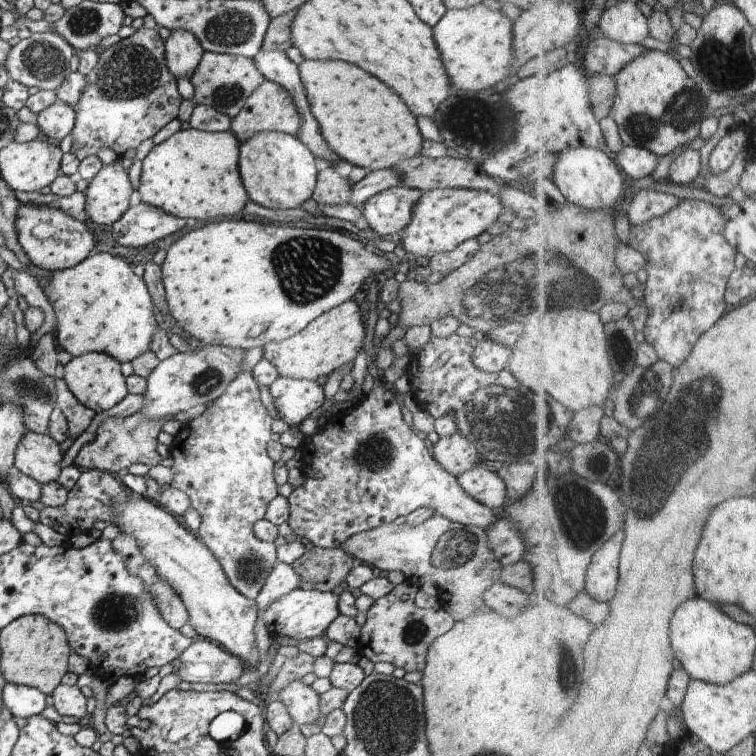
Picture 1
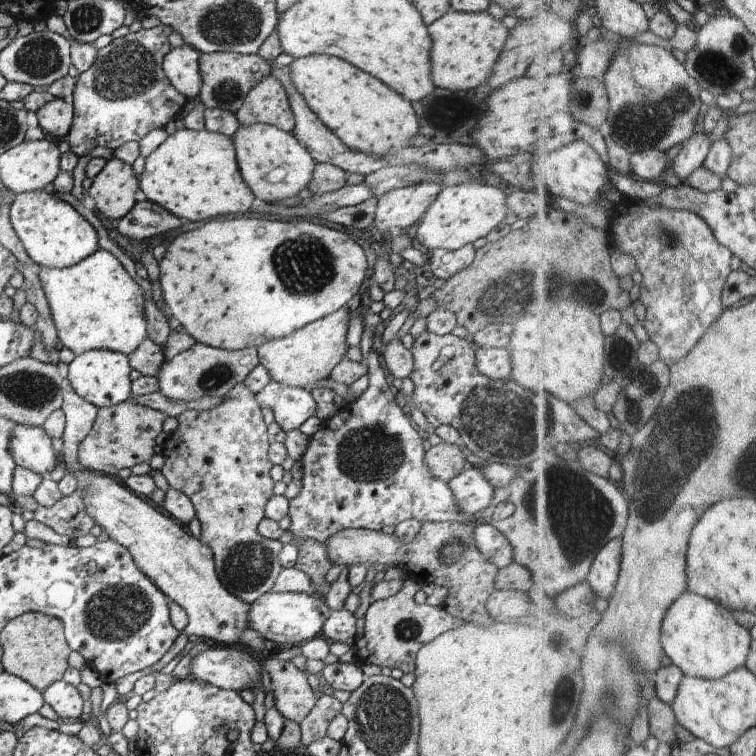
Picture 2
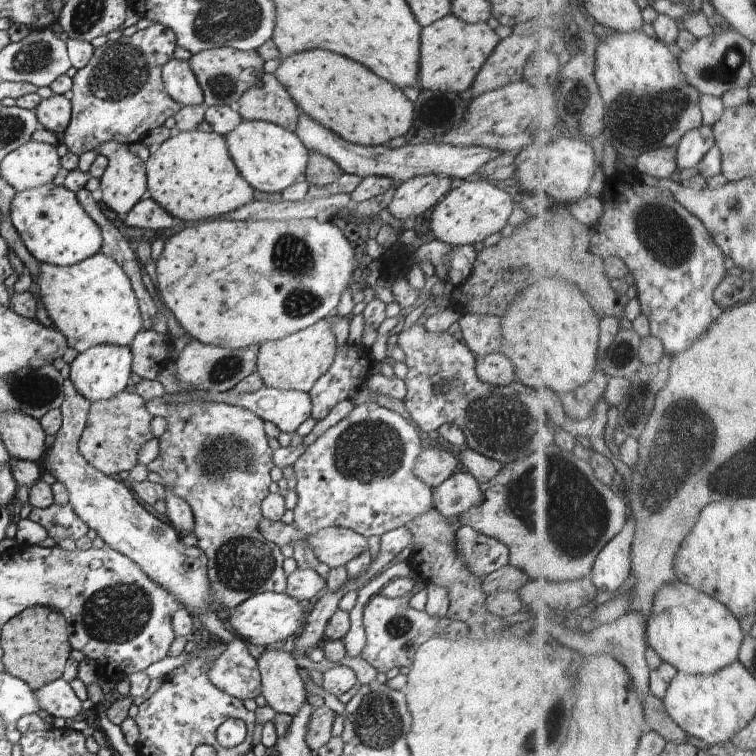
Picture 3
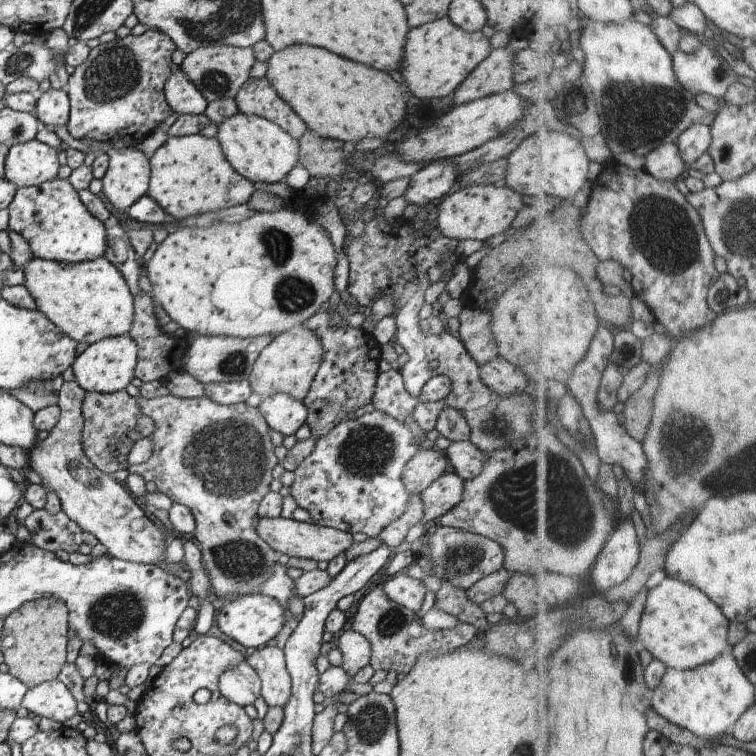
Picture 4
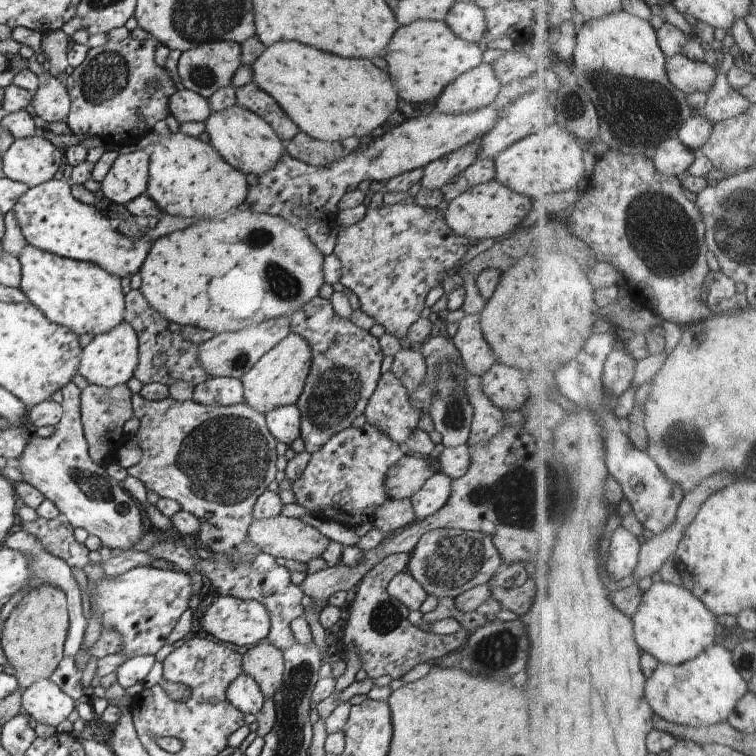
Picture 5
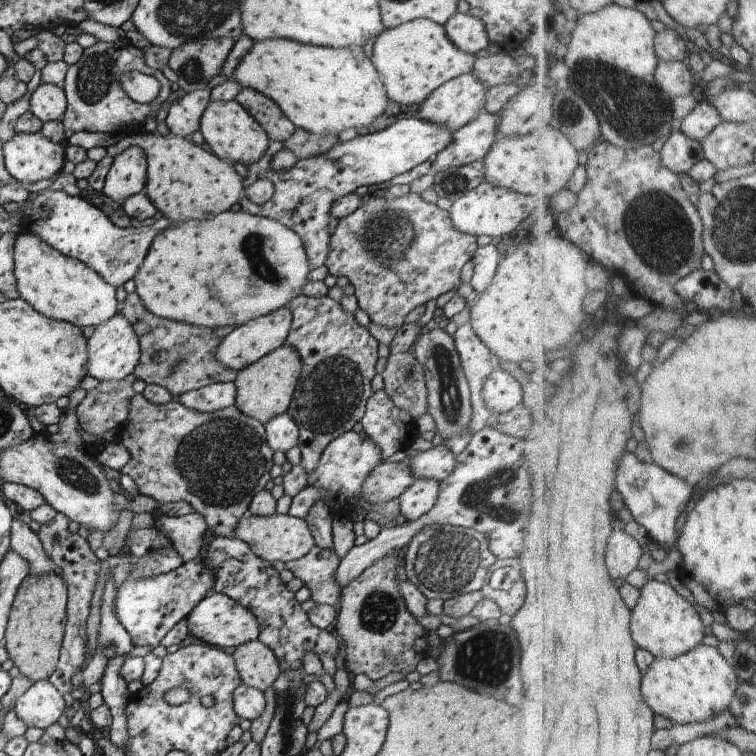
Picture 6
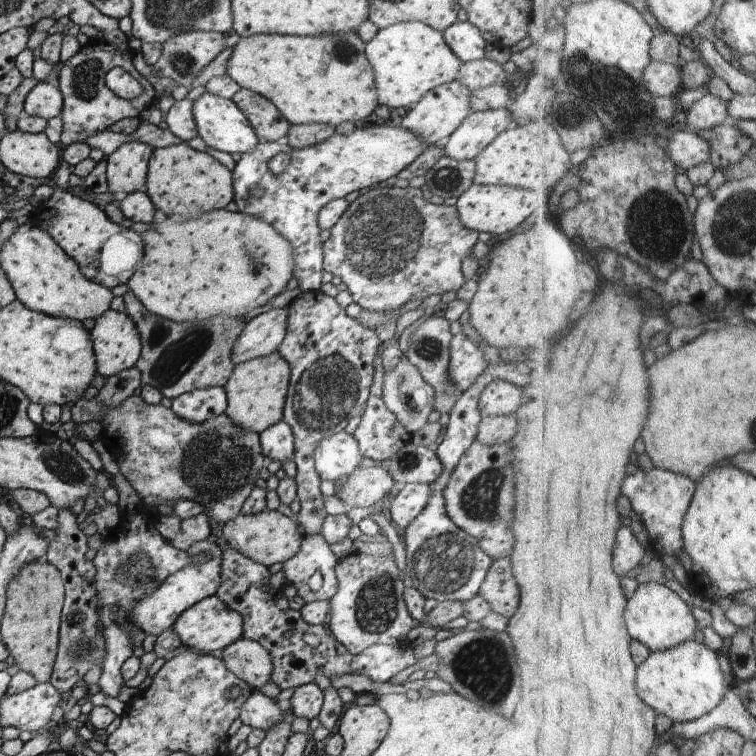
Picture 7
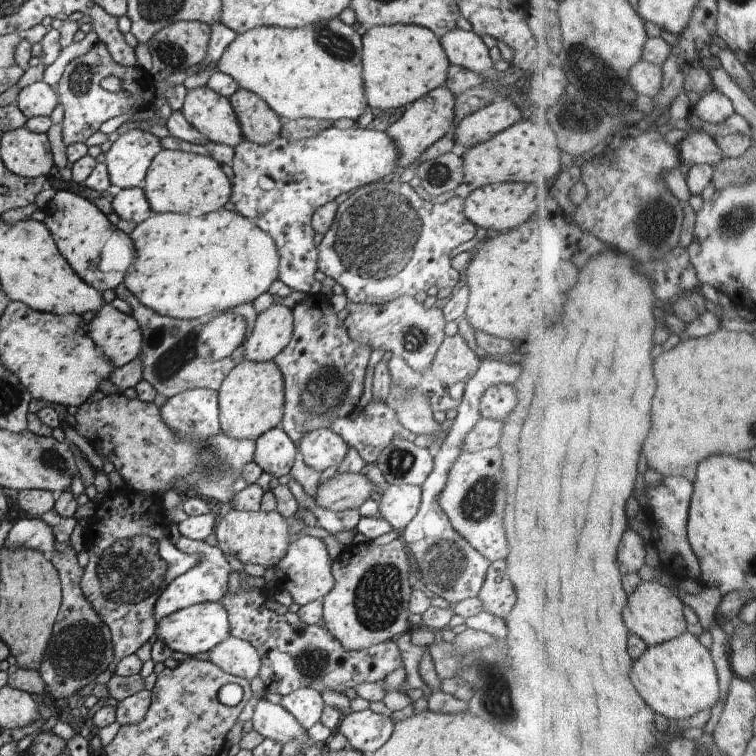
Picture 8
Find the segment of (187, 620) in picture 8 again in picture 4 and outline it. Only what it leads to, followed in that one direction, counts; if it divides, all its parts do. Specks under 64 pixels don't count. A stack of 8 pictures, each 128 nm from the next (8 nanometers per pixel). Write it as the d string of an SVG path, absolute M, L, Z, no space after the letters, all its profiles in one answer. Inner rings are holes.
M252 594L217 603L214 623L218 626L219 632L226 634L237 647L258 648L268 644L280 632L283 620L286 622L283 614L283 606L275 598Z

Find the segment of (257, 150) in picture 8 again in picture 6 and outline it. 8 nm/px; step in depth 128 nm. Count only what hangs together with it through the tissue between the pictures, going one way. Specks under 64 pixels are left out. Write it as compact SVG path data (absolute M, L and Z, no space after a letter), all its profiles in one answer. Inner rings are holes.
M408 118L394 122L382 132L372 132L370 136L357 135L351 141L338 142L327 153L298 159L290 170L284 172L275 171L270 166L281 147L281 142L271 141L262 158L247 166L247 178L243 178L243 185L247 188L259 178L267 178L274 184L272 198L257 205L247 200L246 194L243 194L239 204L243 211L274 219L296 232L302 239L309 267L313 270L325 264L328 256L332 234L328 230L332 219L328 212L334 201L354 193L358 186L374 189L376 185L391 181L396 175L408 172L428 159L433 160L452 138L453 132L442 125L422 118Z

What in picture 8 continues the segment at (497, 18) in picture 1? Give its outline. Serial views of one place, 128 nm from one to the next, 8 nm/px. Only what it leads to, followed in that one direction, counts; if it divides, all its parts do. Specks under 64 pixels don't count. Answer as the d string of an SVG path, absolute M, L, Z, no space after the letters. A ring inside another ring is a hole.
M382 25L362 35L361 65L368 106L390 110L412 104L445 83L450 61L443 46L429 28L418 25Z

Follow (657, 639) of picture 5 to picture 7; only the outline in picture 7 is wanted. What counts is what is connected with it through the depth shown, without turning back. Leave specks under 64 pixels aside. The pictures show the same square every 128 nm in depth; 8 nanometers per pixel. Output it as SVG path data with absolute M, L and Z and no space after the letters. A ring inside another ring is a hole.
M658 582L642 583L636 596L630 599L628 624L634 638L647 644L653 651L673 649L696 639L700 628L694 608L678 592Z

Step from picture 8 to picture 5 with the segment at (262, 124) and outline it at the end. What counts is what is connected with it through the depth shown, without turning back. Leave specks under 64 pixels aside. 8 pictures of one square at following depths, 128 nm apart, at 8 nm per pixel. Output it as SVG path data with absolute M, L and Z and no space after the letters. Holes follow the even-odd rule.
M251 82L236 88L235 95L237 103L265 120L281 141L291 141L299 133L298 125L274 98L256 83Z

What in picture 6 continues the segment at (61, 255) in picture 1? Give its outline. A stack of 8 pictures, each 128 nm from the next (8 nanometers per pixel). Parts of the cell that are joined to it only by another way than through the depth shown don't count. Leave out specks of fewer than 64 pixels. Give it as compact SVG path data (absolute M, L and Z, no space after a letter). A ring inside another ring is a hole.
M50 188L28 203L24 215L24 222L30 226L30 233L39 236L63 255L82 261L99 274L104 282L117 289L134 278L154 237L170 224L168 217L162 217L150 226L117 227L104 212L84 198L73 197L64 191Z

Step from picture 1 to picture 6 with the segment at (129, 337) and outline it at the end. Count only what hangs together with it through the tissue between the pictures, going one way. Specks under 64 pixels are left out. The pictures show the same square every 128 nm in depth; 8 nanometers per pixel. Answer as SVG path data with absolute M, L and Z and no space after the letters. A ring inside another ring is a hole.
M22 231L13 246L13 273L17 292L34 310L52 320L71 322L80 328L98 326L118 311L117 288L78 259L63 255L34 233Z

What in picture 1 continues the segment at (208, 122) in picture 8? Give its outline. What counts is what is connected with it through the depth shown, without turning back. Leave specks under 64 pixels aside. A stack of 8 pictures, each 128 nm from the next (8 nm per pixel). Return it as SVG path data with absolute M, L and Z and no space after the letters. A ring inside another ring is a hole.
M260 131L239 143L239 169L250 200L268 208L296 208L312 196L321 163L294 135Z

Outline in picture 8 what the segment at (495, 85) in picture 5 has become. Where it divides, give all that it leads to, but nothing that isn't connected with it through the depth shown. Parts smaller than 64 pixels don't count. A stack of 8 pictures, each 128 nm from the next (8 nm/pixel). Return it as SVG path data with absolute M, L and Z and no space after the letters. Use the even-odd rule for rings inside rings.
M436 87L427 92L422 98L414 101L410 108L402 114L401 118L394 122L386 134L395 142L399 156L397 166L401 172L404 168L413 165L421 154L440 140L448 131L454 129L453 118L455 115L455 95L446 87Z

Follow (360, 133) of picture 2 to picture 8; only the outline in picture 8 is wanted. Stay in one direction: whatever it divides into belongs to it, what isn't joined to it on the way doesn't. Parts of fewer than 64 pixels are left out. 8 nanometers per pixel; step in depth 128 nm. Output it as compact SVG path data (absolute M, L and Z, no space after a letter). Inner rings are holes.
M338 18L294 30L278 26L258 26L236 35L217 61L216 70L231 76L240 89L249 90L265 100L282 120L311 118L333 123L340 118L352 118L356 121L367 106L362 78L360 54L363 48L360 36L354 28L346 26Z

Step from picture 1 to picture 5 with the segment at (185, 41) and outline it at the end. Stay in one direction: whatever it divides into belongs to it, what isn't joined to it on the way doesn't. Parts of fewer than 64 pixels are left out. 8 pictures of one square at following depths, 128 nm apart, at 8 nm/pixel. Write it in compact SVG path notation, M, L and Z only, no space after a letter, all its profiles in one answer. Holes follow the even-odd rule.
M186 89L176 91L169 102L170 113L180 125L203 123L211 113L209 99Z

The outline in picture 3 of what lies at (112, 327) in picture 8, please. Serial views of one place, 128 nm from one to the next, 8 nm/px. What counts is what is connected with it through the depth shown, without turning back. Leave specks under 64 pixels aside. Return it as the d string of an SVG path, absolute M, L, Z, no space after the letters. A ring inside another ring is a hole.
M101 344L90 347L70 364L69 379L80 394L90 402L112 398L115 394L131 388L133 352L129 346L115 344Z

